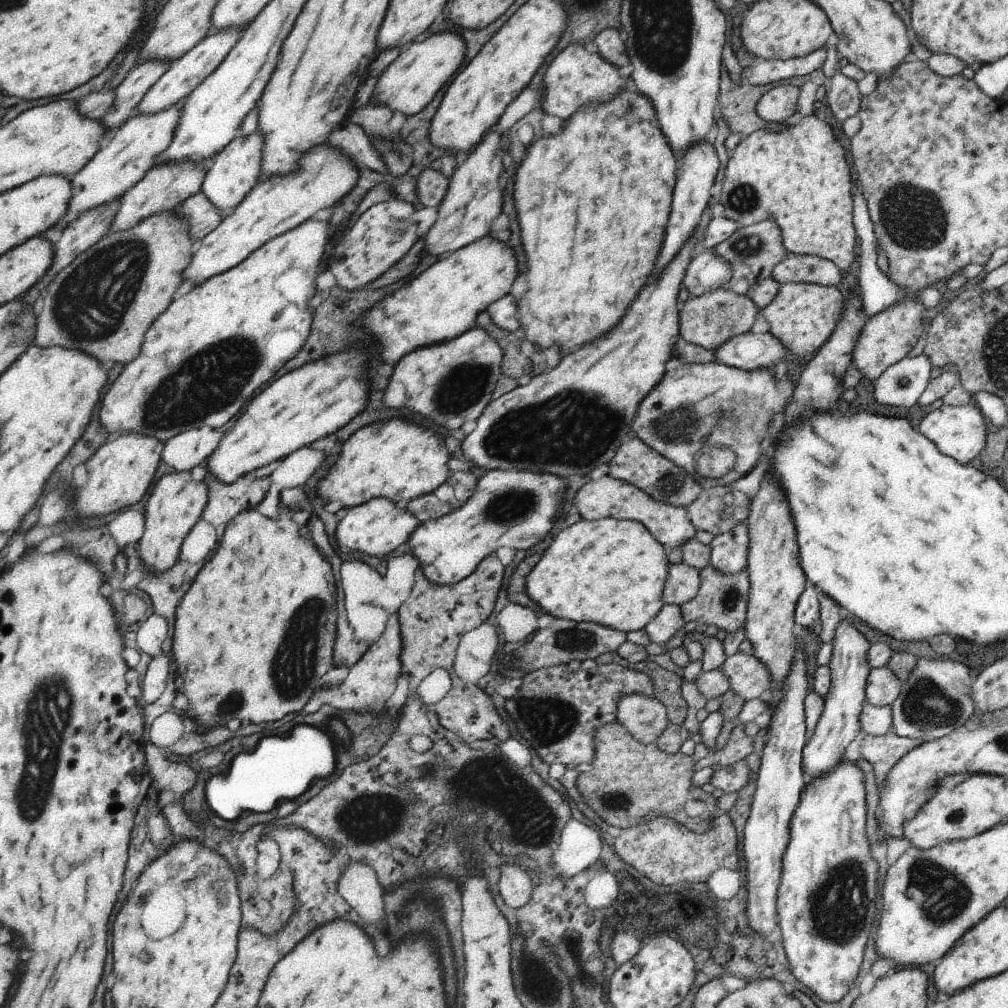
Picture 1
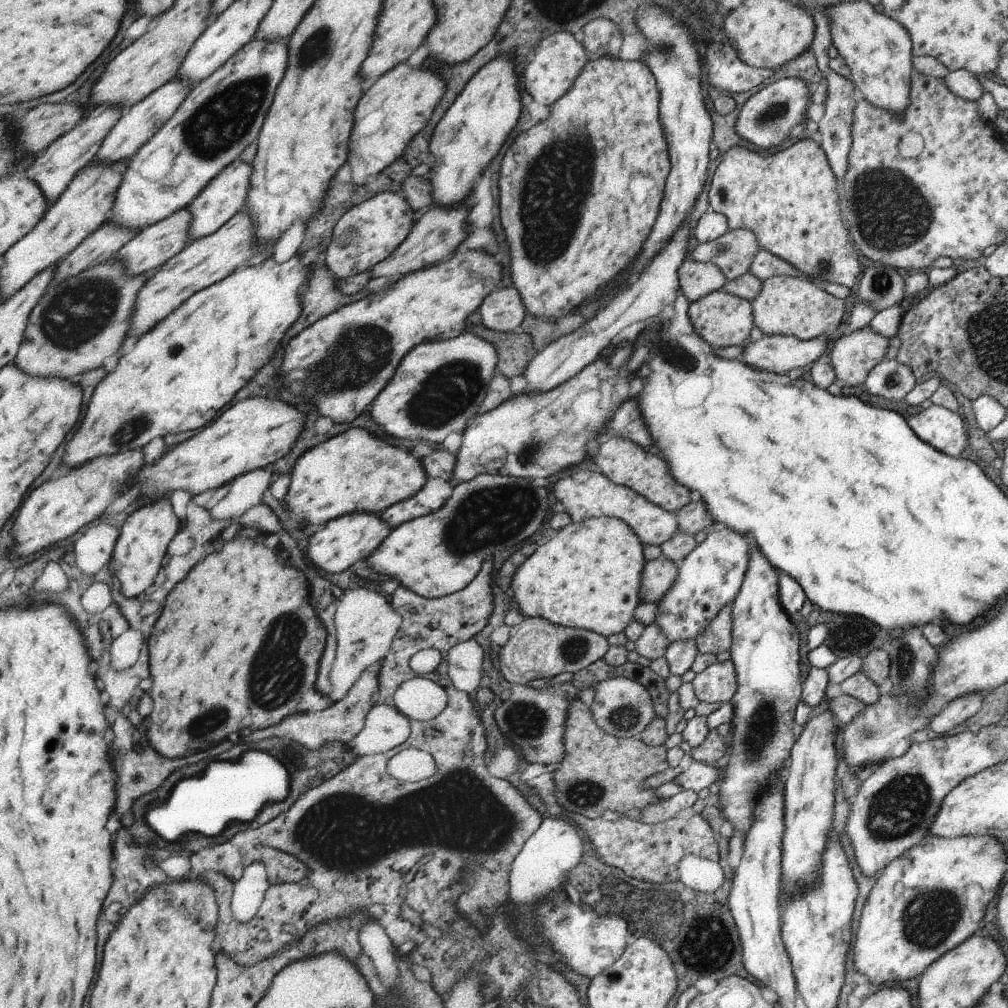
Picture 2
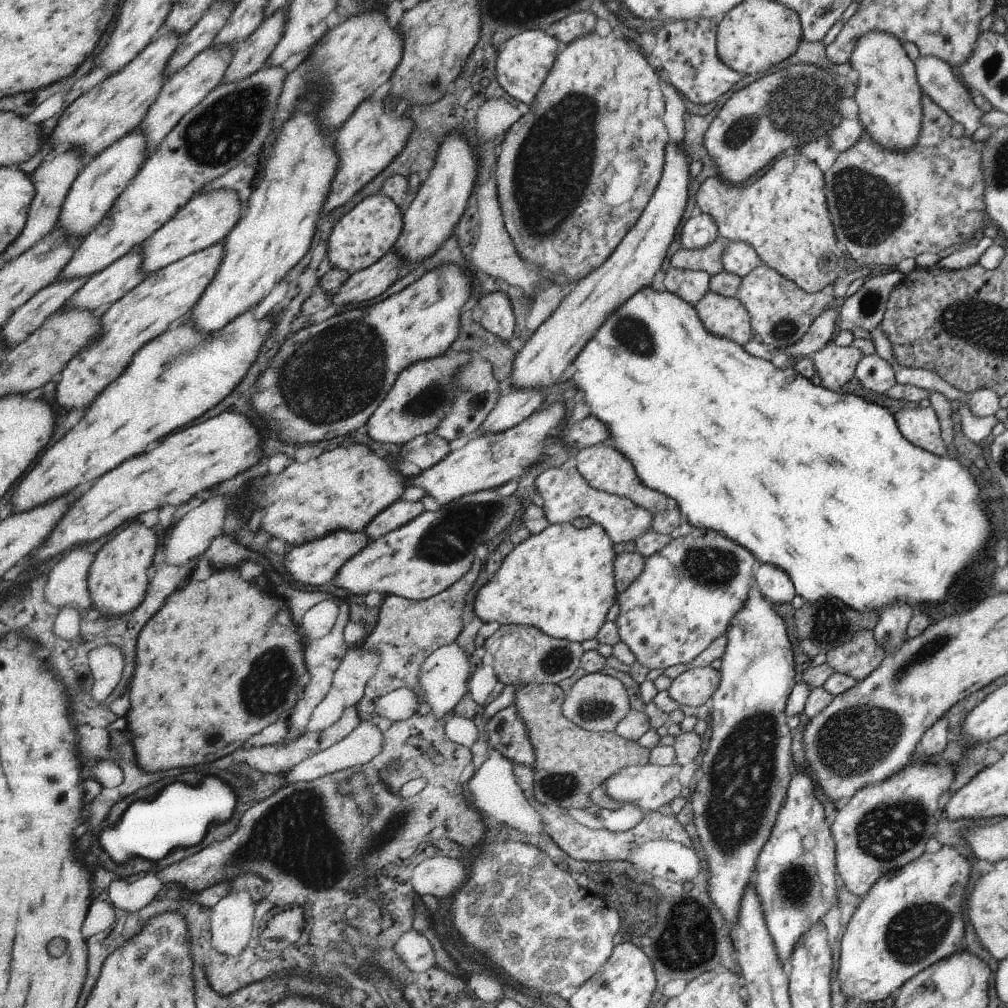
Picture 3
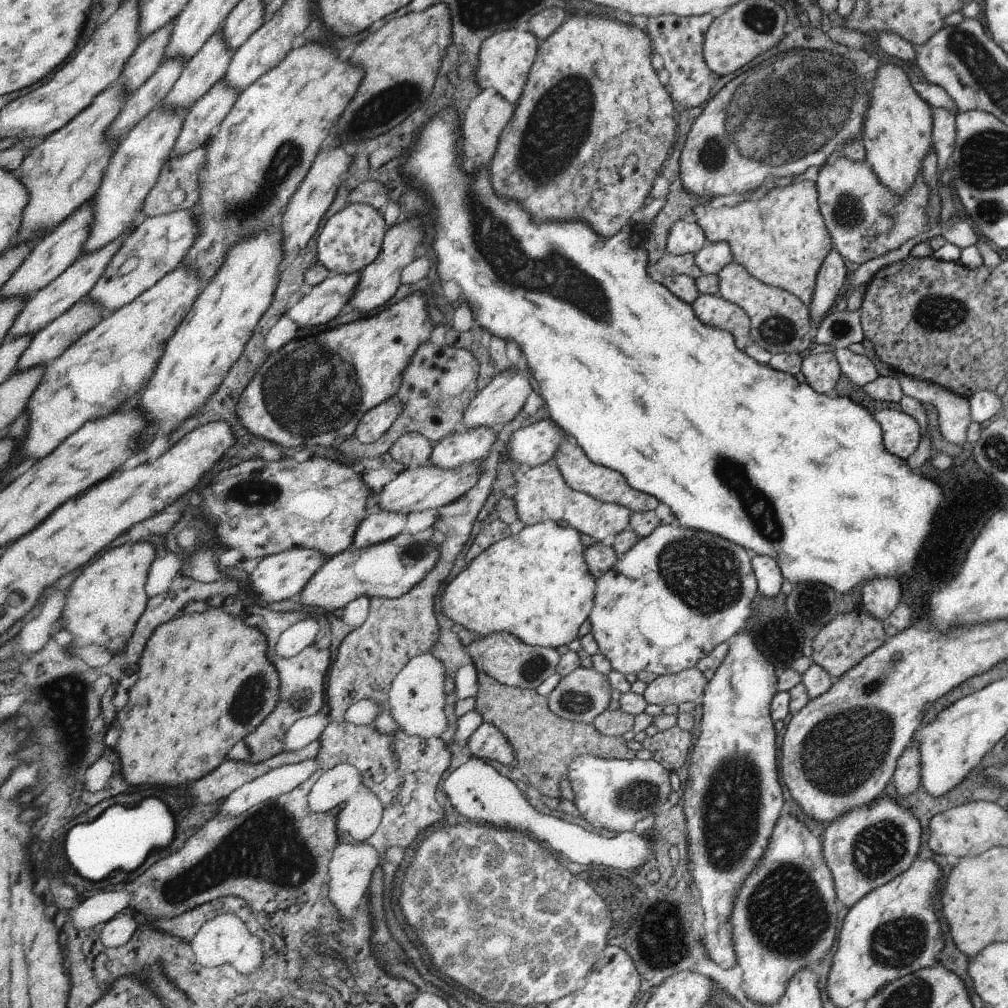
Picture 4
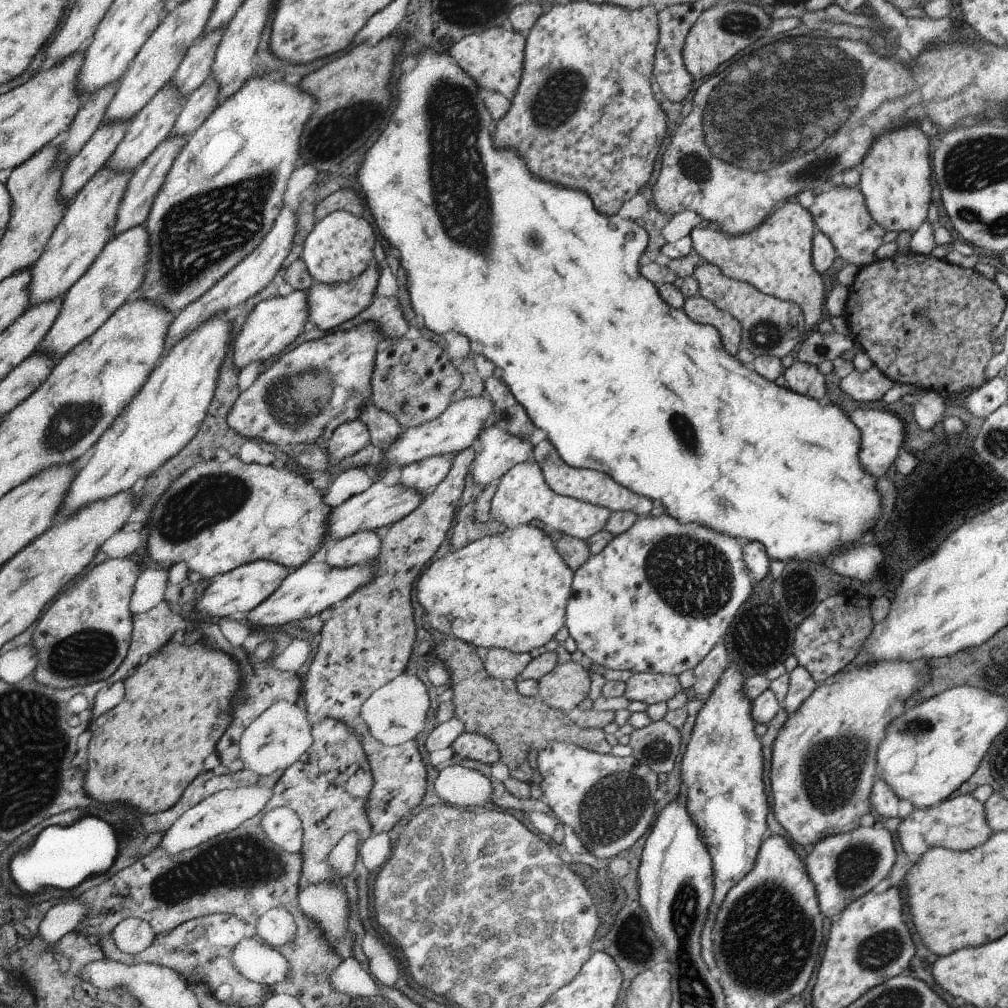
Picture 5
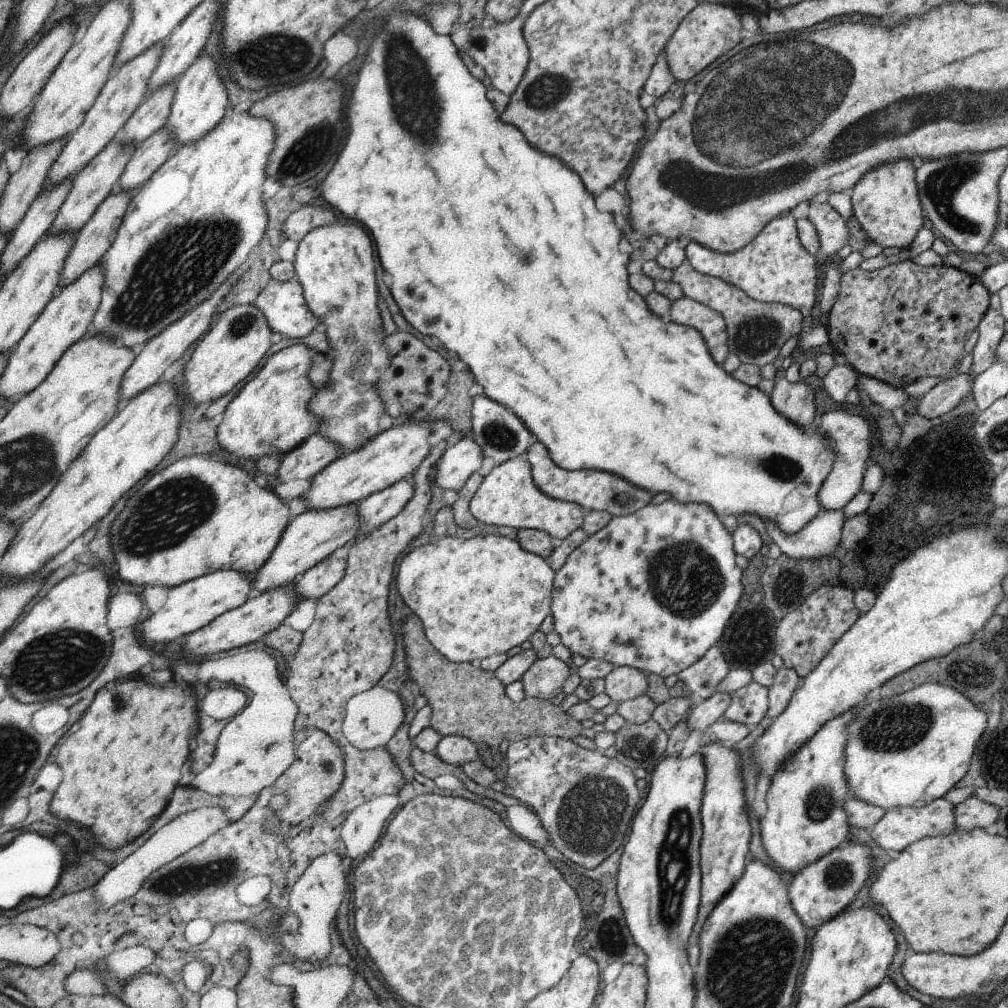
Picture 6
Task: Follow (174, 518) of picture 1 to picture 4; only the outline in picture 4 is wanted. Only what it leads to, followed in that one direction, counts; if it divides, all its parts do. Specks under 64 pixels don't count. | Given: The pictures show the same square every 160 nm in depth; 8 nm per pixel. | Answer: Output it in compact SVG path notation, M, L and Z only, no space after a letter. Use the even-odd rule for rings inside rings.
M126 542L122 546L116 546L104 552L100 558L96 558L96 562L92 562L92 566L86 566L80 572L80 576L72 582L72 588L64 606L64 626L74 636L74 646L68 648L71 655L77 657L72 652L73 648L92 643L106 646L112 657L119 655L119 650L123 649L126 641L132 636L135 624L146 608L146 602L148 602L146 583L150 572L148 568L156 558L154 554L156 550L150 542L136 542L136 544Z

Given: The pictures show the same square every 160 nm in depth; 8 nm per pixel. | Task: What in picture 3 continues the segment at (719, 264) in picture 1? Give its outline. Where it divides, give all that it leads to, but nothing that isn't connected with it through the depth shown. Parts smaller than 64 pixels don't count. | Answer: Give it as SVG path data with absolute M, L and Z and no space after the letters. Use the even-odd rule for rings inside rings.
M671 266L662 275L662 288L694 306L709 291L711 278L711 274L706 271L693 271Z

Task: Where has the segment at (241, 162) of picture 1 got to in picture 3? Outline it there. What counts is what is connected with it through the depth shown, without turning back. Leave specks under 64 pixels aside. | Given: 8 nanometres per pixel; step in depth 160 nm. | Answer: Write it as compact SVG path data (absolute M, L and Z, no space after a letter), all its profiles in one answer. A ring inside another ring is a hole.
M214 189L196 194L166 225L151 234L134 250L143 254L143 269L147 276L189 254L207 249L218 241L223 242L227 234L238 224L240 208L242 203L238 199L238 194L231 189Z

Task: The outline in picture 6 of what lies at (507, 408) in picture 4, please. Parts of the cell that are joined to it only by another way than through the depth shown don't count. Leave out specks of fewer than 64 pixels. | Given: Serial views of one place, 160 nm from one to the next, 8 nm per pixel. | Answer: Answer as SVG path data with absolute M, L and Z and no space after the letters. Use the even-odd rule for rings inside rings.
M430 421L428 424L407 424L406 426L391 427L380 437L372 439L362 450L350 452L348 456L339 457L327 469L320 470L316 477L308 481L310 490L302 500L306 502L306 512L316 512L316 510L332 510L348 504L360 503L370 495L375 494L400 482L404 478L409 478L414 472L414 468L420 466L420 462L428 454L432 444L428 442L428 436L432 434Z

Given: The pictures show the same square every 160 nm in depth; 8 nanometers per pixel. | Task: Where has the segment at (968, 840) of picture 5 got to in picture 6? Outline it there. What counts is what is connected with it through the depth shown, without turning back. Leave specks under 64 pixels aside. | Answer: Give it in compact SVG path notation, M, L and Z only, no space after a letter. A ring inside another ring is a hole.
M944 797L937 798L934 802L923 807L900 807L890 809L877 822L871 830L874 842L884 850L903 851L913 842L922 840L926 837L935 837L938 835L951 835L956 833L956 813L955 804L946 800Z

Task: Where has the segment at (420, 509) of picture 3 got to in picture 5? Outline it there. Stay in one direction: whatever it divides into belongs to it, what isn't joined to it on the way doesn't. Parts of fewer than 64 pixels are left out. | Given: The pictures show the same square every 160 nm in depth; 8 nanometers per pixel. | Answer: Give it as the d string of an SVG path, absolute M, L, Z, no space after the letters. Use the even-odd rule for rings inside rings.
M375 529L355 532L350 537L328 542L325 558L328 564L338 568L366 564L379 555L382 541Z

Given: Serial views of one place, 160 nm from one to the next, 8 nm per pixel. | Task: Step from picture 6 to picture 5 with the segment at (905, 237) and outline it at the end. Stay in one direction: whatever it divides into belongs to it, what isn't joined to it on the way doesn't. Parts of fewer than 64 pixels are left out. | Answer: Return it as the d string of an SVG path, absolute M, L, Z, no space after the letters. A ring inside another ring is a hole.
M914 124L900 130L887 130L875 138L860 164L859 187L865 196L867 210L887 231L916 232L927 220L934 185L928 146L926 134Z

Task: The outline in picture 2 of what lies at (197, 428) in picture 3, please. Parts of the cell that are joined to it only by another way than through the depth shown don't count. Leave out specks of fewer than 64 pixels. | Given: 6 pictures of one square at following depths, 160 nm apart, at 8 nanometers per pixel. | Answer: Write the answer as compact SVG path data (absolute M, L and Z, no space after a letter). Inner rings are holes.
M256 396L224 410L224 414L216 418L216 422L168 452L166 458L162 458L158 464L144 466L138 480L148 482L144 494L152 494L156 490L170 492L178 488L202 494L206 490L224 486L240 474L274 464L276 460L286 456L294 448L304 426L306 416L294 405L290 406L284 400Z

